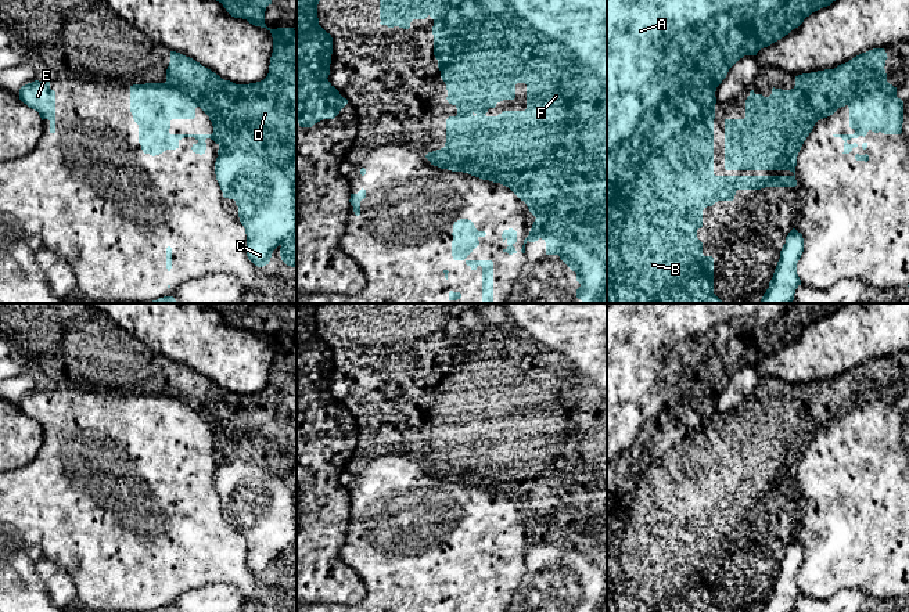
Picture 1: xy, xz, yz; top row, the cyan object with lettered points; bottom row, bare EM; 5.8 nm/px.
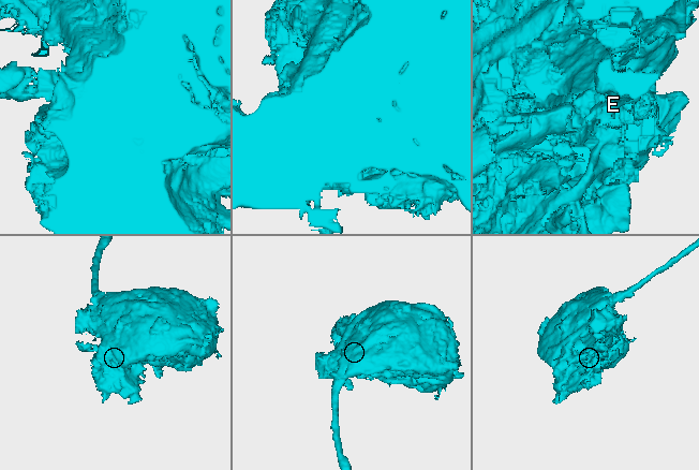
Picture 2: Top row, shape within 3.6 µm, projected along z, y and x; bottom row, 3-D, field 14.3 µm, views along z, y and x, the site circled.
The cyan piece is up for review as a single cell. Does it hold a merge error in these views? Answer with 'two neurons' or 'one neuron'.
one neuron

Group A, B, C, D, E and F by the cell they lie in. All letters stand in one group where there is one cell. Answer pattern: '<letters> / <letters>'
A B C D E F

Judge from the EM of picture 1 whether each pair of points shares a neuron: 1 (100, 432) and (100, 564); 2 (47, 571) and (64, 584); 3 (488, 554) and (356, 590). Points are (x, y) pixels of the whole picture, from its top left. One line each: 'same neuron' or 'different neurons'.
1: same neuron
2: same neuron
3: different neurons

